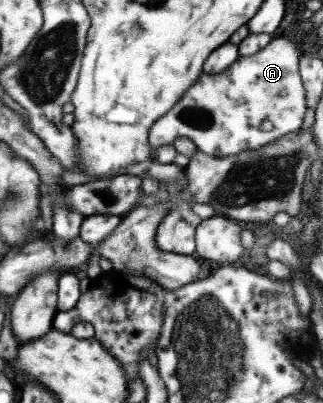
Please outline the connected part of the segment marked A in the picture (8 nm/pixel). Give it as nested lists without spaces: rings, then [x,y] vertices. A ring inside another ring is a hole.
[[[274,36],[273,40],[257,54],[248,57],[238,56],[224,72],[203,73],[184,93],[184,97],[151,126],[149,143],[155,148],[173,144],[178,136],[186,136],[200,152],[214,158],[226,158],[240,154],[244,150],[258,150],[285,134],[299,130],[307,110],[304,84],[299,74],[299,61],[302,55],[303,52],[298,50],[294,41]]]

